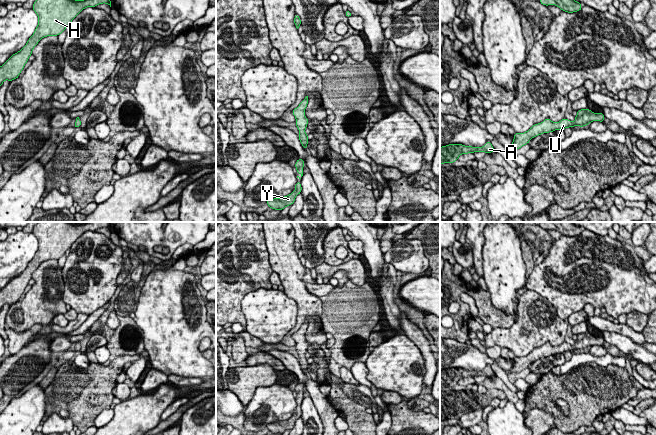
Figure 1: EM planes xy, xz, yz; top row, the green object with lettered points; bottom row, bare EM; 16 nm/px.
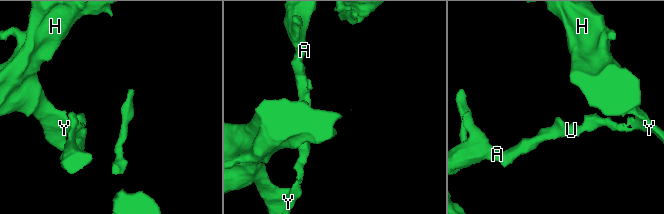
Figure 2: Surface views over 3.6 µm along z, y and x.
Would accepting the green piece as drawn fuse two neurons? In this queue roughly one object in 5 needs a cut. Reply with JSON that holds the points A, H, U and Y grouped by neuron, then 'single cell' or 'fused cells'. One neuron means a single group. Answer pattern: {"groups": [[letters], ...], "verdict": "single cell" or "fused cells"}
{"groups": [["A", "H", "U", "Y"]], "verdict": "single cell"}

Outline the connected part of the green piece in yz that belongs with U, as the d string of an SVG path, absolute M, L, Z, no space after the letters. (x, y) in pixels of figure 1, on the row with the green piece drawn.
M587 108L577 110L577 116L575 117L575 120L573 122L566 118L563 118L559 122L552 122L549 118L547 118L541 123L534 124L527 132L515 133L512 144L508 147L505 147L505 149L507 151L509 151L510 149L519 149L522 146L528 144L532 138L543 133L549 133L568 127L573 128L575 125L584 127L593 121L604 122L604 114L594 113Z

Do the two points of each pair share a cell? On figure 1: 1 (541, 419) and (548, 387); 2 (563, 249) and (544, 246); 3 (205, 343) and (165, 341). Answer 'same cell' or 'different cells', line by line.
1: different cells
2: different cells
3: different cells

